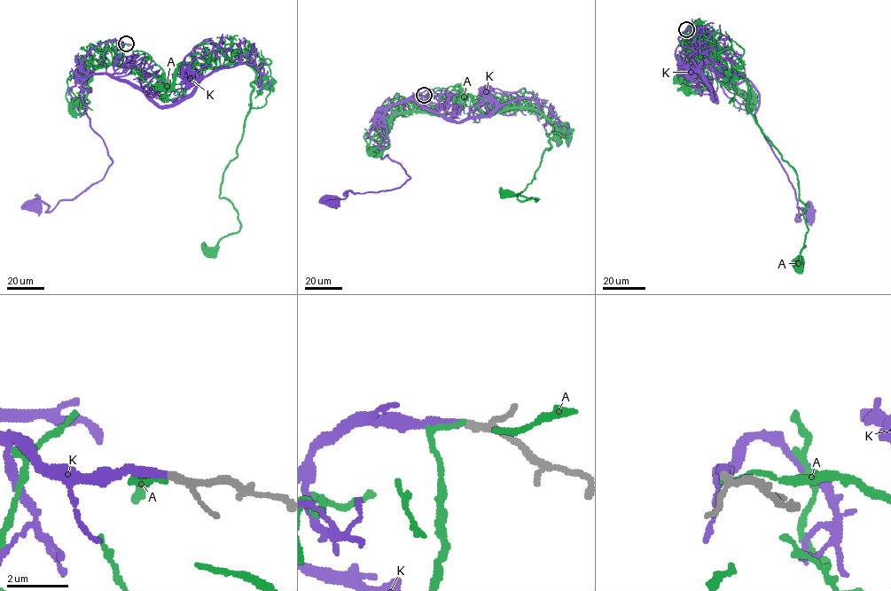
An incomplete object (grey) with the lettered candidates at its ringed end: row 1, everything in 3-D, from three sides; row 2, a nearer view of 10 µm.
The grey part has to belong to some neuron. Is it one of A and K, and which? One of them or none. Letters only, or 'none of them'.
K

